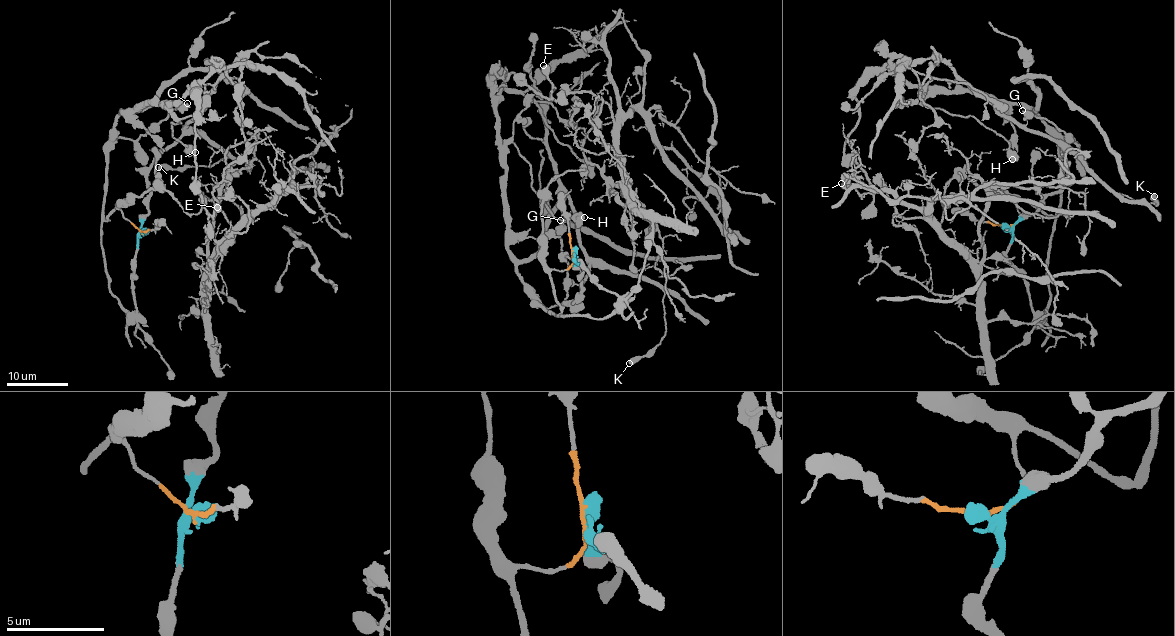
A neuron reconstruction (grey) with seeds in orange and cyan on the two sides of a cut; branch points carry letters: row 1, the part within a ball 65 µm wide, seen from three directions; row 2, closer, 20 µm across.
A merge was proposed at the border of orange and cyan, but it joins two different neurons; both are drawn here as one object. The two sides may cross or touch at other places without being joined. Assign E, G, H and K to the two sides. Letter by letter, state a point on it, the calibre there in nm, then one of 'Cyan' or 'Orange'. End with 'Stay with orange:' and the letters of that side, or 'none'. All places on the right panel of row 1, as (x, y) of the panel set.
E: Place: (841, 183). Thickness 750 nm. Orange
G: Place: (1022, 110). Thickness 340 nm. Orange
H: Place: (1012, 159). Thickness 700 nm. Orange
K: Place: (1154, 196). Thickness 600 nm. Cyan
Stay with orange: E, G, H

